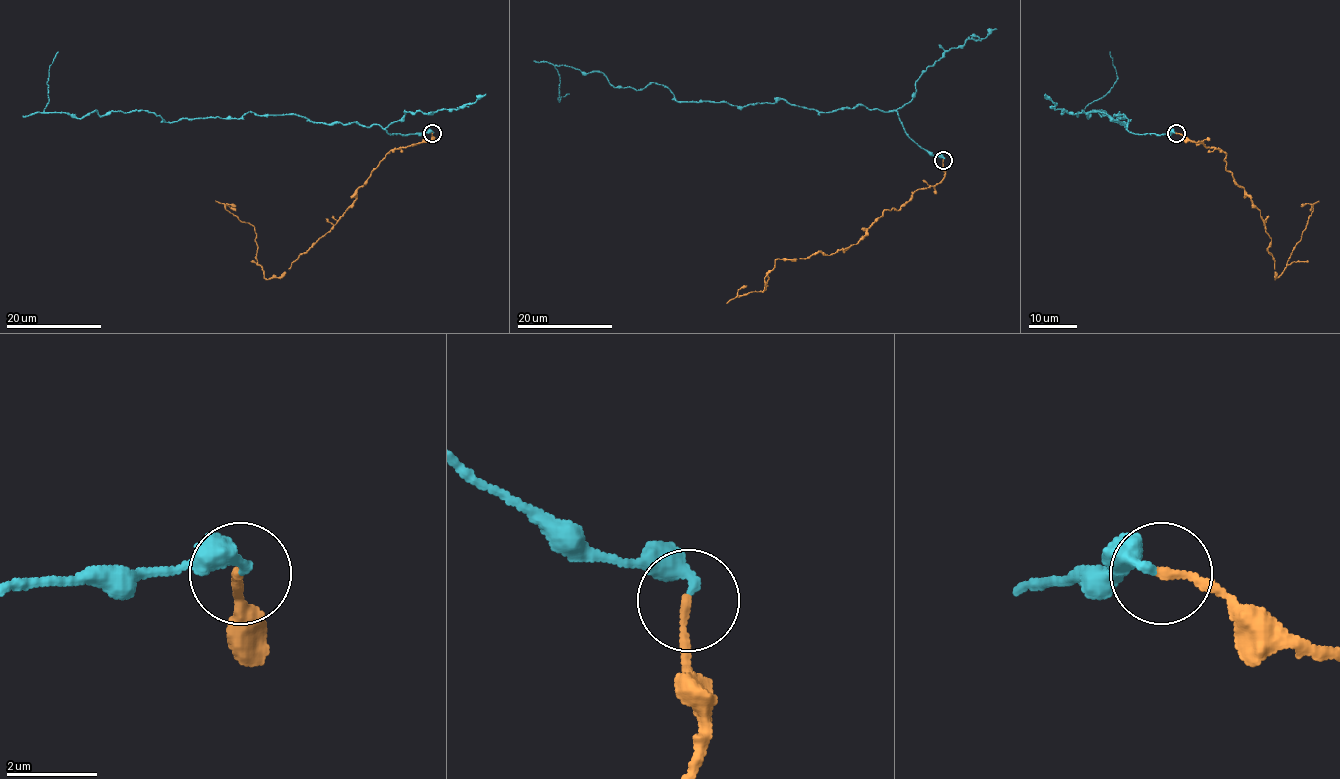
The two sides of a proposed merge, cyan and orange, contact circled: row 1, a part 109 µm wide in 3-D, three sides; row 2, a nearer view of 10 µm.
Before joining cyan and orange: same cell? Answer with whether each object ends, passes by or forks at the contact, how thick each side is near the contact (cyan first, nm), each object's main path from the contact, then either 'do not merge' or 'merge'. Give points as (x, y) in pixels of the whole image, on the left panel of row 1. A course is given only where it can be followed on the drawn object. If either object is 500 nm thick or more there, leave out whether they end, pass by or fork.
cyan ends; orange ends; calibres 320 and 180 nm; course cyan (432, 133), (252, 112), (167, 122), (147, 110), (49, 113), (58, 52); course orange (432, 133), (431, 142), (387, 154), (338, 222), (279, 277), (264, 277), (254, 228), (226, 209), (235, 206); merge

